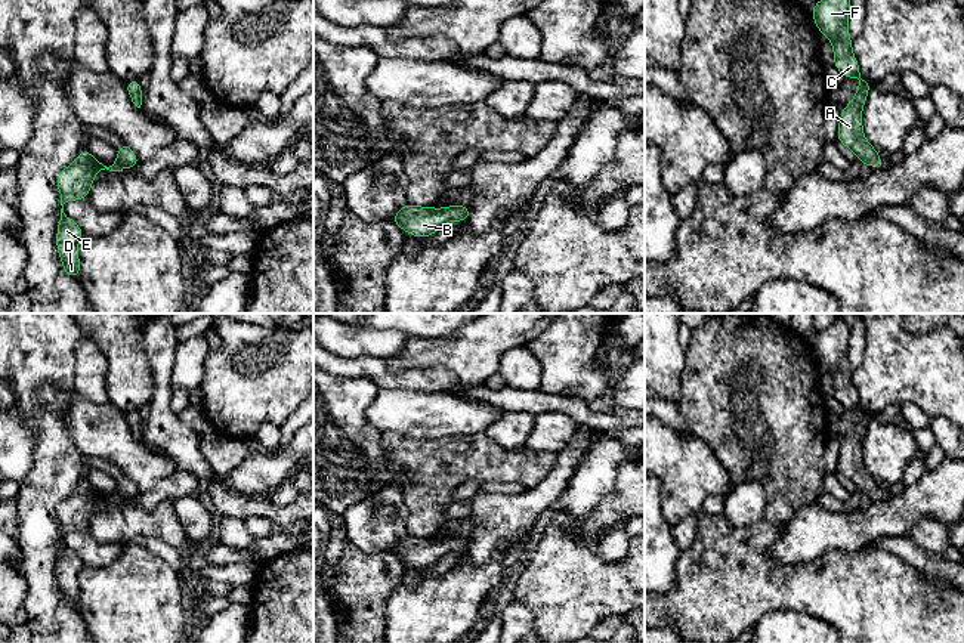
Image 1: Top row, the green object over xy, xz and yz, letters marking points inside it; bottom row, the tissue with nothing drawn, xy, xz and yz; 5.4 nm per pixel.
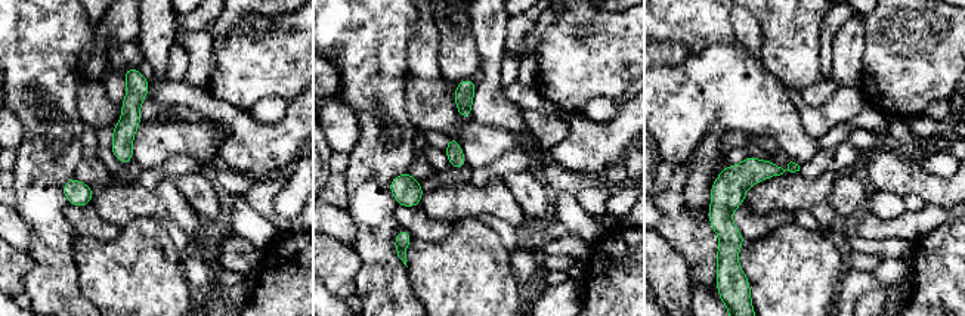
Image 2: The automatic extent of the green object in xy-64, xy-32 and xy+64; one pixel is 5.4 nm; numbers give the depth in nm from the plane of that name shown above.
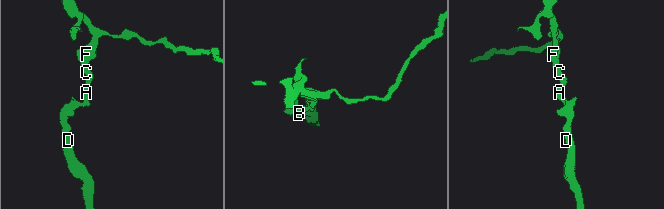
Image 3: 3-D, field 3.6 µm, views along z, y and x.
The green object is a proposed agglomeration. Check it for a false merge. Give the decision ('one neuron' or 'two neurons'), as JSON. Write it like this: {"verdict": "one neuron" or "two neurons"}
{"verdict": "one neuron"}

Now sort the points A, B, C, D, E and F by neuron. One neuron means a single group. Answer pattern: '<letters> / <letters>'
A B C D E F

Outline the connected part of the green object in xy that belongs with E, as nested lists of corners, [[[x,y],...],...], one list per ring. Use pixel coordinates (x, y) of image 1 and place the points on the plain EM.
[[[123,473],[117,480],[117,492],[106,498],[96,492],[87,479],[83,479],[77,491],[62,500],[56,507],[56,517],[61,523],[61,550],[58,553],[56,579],[62,599],[68,608],[80,610],[78,572],[84,566],[83,560],[64,544],[64,535],[74,531],[87,531],[95,506],[101,501],[123,503],[124,498],[136,500],[139,491],[135,482]]]

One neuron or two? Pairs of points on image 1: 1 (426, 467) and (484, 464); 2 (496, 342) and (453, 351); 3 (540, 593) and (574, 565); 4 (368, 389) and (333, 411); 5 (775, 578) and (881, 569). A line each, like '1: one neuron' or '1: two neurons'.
1: one neuron
2: one neuron
3: one neuron
4: one neuron
5: one neuron

